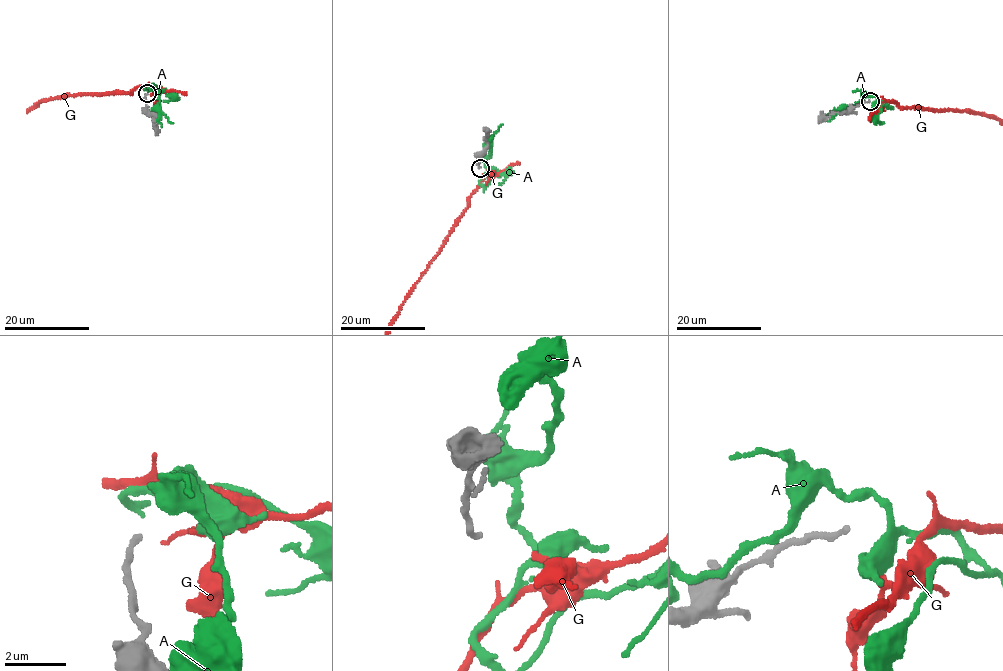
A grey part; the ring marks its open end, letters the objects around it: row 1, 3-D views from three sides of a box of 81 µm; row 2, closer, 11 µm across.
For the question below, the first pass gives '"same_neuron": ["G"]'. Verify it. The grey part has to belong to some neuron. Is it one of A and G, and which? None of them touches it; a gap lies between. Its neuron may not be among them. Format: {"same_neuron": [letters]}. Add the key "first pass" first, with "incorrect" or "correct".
{"first pass": "correct", "same_neuron": ["G"]}

